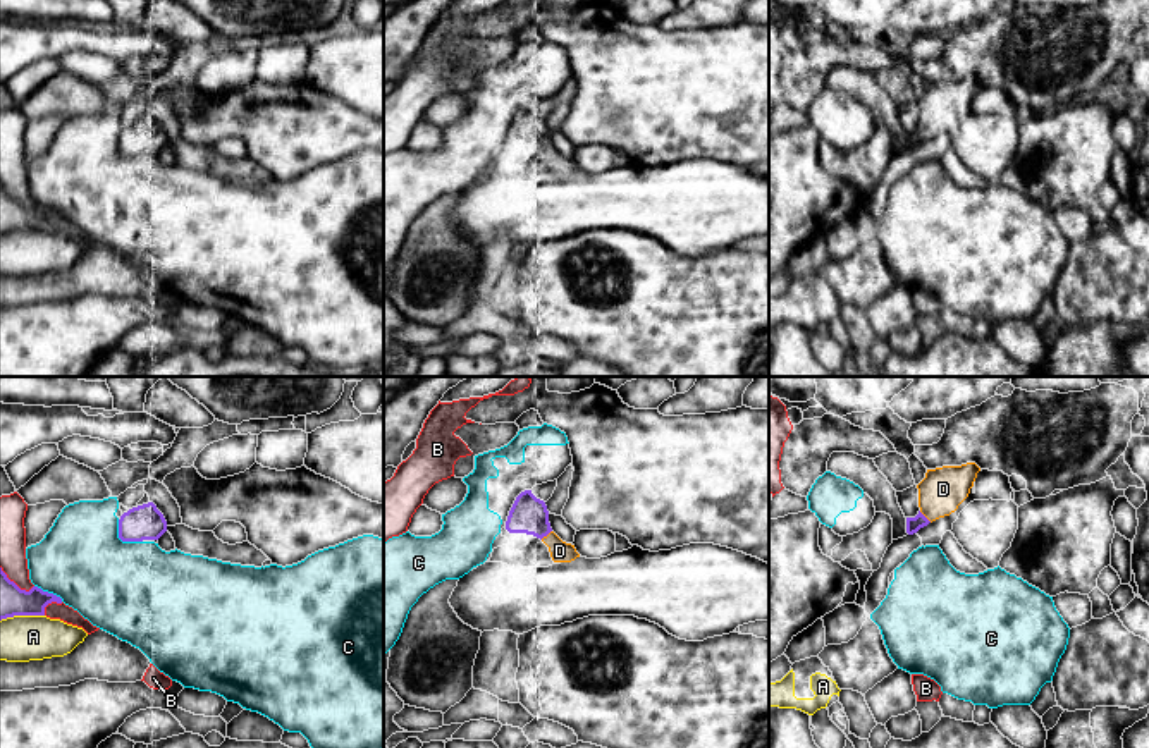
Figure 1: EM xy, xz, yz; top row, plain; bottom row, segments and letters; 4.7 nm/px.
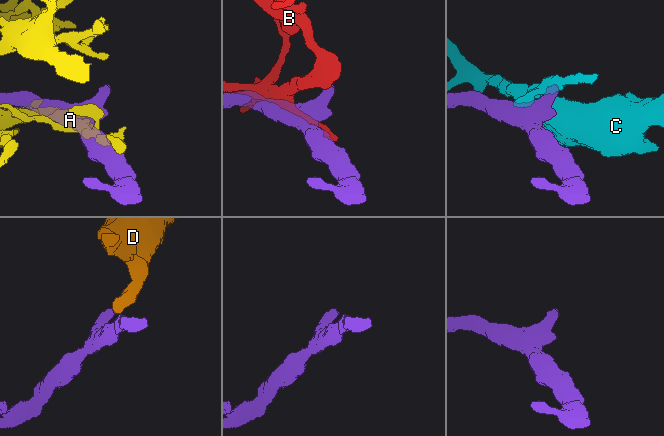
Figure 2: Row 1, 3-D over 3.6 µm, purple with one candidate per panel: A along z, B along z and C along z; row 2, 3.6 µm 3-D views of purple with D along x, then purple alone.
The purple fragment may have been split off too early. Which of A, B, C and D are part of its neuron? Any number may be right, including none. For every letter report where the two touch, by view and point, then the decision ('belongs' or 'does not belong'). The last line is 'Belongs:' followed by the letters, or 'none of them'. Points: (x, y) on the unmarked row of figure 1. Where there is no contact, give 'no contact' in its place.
A: xy (21, 229) | does not belong
B: xy (50, 217) | does not belong
C: xy (122, 155) | does not belong
D: yz (924, 131) | belongs
Belongs: D

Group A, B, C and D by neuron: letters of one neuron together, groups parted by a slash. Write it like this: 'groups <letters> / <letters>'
groups A / B / C / D

